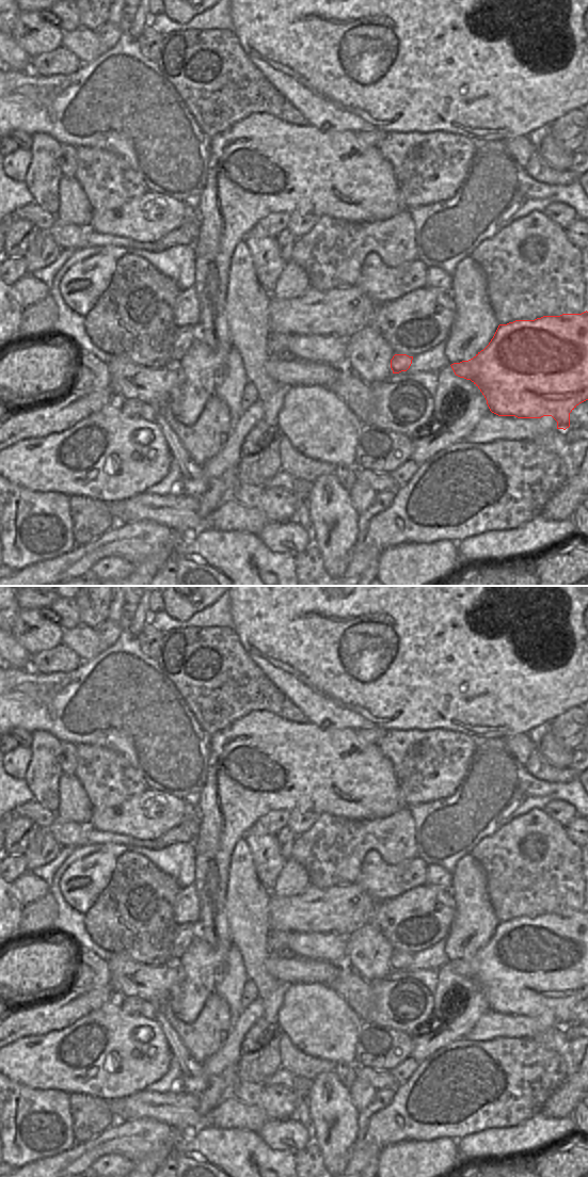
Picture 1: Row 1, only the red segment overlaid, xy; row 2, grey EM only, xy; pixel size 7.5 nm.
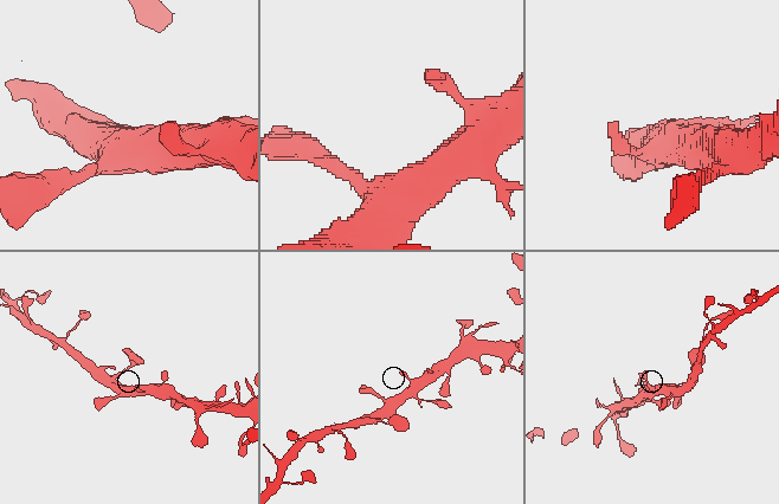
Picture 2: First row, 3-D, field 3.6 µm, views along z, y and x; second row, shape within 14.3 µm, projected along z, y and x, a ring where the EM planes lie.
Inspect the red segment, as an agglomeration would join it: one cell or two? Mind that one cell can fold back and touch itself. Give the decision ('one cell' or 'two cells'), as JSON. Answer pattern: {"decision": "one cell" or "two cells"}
{"decision": "one cell"}

